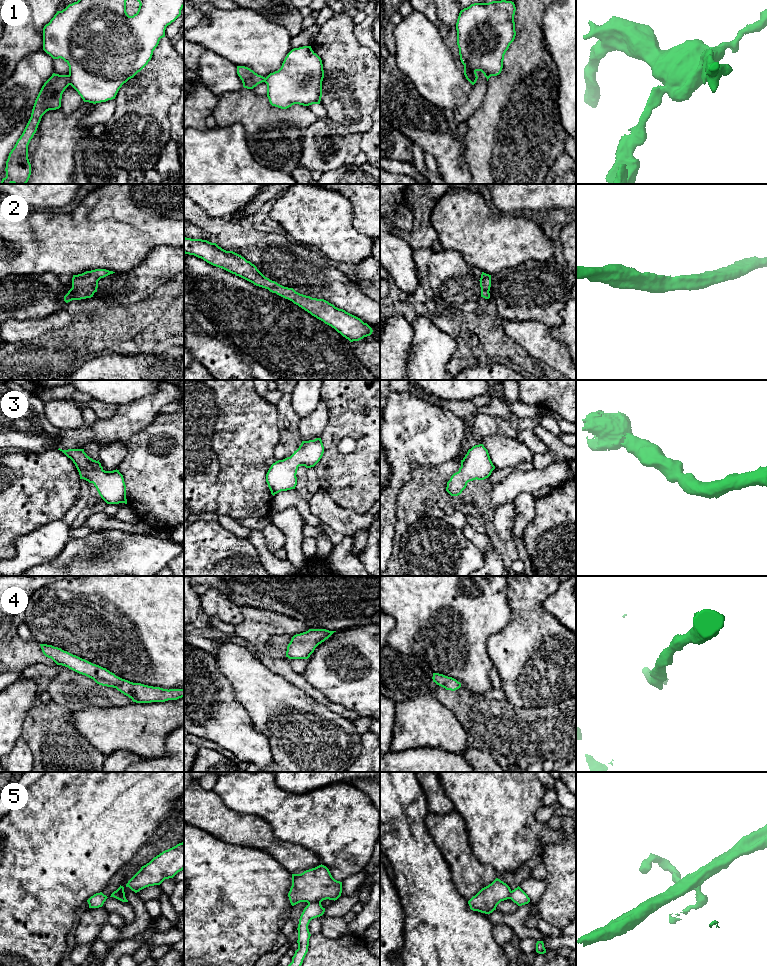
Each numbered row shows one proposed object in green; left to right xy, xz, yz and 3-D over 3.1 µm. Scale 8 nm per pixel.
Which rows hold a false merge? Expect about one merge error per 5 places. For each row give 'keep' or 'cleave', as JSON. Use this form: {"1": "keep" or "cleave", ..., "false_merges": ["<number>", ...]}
{"1": "cleave", "2": "keep", "3": "keep", "4": "keep", "5": "cleave", "false_merges": ["1", "5"]}

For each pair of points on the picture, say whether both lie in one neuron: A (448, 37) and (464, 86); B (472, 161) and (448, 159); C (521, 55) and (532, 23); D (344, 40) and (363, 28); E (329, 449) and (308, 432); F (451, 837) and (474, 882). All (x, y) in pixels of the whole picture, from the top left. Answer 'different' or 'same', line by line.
A: different
B: different
C: same
D: different
E: different
F: same

